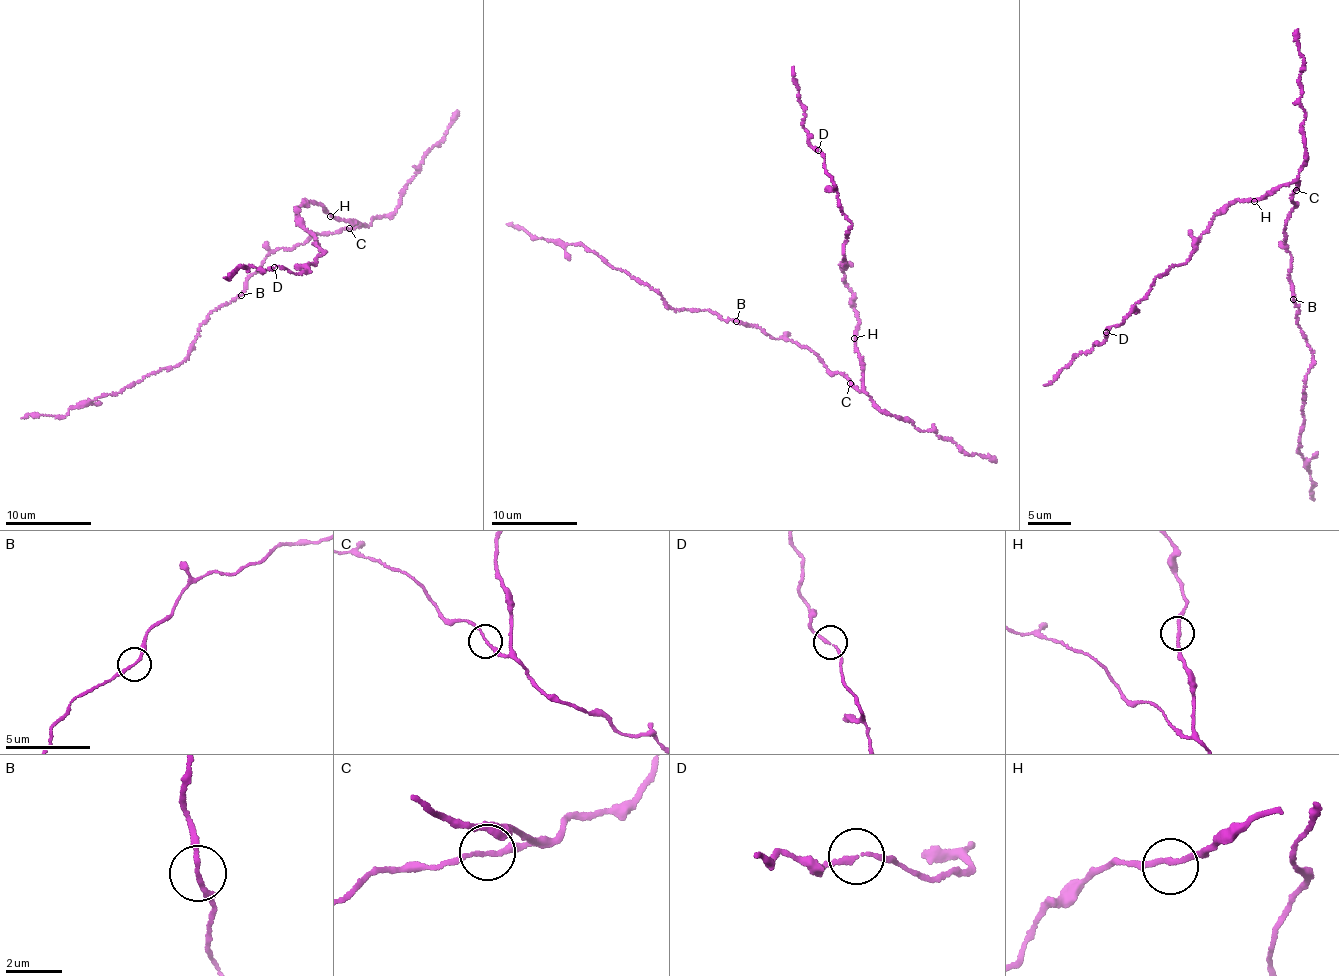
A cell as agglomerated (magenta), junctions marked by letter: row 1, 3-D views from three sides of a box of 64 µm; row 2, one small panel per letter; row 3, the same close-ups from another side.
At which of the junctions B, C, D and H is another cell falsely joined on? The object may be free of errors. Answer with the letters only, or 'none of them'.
none of them

